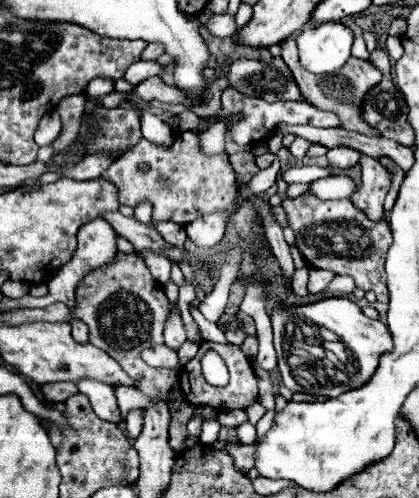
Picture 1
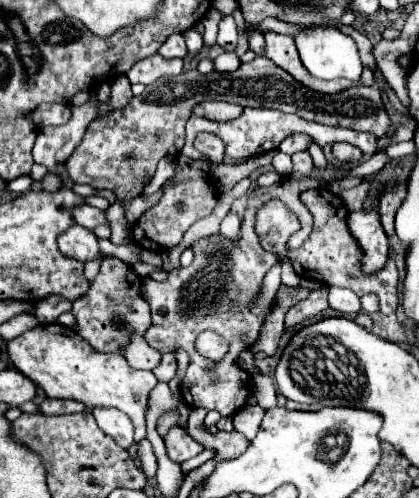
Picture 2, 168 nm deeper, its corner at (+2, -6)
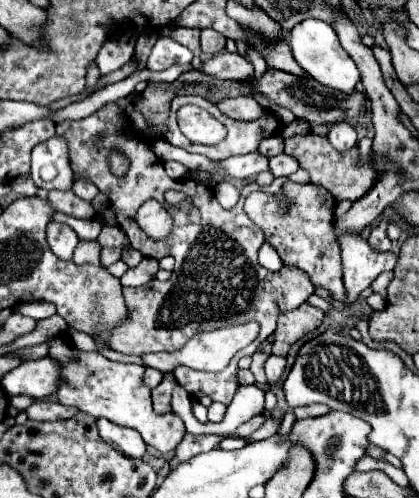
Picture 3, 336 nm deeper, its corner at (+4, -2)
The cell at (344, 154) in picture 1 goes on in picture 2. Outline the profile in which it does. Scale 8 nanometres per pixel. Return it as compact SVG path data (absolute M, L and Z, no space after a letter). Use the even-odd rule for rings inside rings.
M336 142L332 146L332 152L340 162L358 162L362 158L362 152L358 150L358 146L348 142Z

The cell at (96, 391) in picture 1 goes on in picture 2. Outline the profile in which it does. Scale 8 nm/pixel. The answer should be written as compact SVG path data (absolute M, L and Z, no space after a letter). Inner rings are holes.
M94 408L94 418L104 434L108 434L120 448L128 450L134 444L134 426L130 418L114 408Z

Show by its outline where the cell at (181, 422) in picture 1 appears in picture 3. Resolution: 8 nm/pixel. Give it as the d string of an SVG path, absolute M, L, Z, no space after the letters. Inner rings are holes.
M170 372L170 374L166 374L164 382L152 390L152 402L154 402L154 412L156 412L156 414L162 416L162 414L172 412L170 400L172 400L172 390L174 390L176 384L178 384L178 382L174 380L174 374Z

